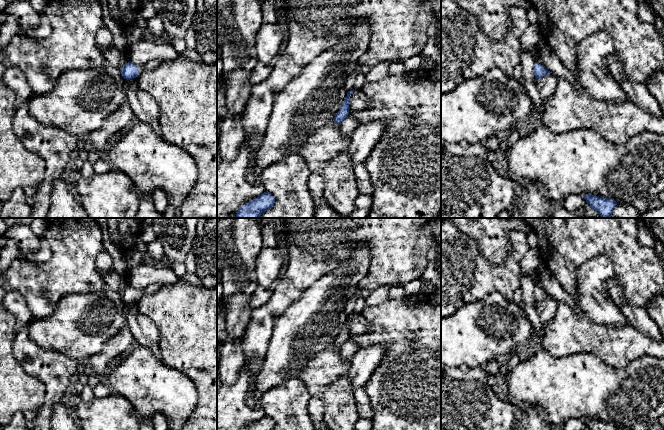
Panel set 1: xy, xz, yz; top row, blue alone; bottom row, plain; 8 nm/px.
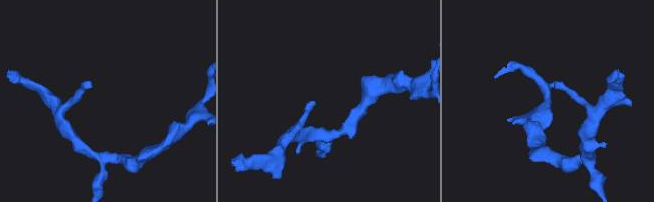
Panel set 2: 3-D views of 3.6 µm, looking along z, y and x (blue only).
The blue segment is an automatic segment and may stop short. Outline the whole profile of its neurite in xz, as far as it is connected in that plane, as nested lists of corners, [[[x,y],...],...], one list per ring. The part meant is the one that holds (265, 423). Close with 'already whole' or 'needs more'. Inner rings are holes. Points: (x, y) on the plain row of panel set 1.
[[[264,416],[257,422],[245,427],[242,430],[273,430],[274,427],[275,422],[271,418]]] | already whole

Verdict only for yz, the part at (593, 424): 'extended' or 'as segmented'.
as segmented

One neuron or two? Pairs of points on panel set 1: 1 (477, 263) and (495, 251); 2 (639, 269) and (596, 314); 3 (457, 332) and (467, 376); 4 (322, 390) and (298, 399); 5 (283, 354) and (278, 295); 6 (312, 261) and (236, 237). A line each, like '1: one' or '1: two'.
1: two
2: two
3: two
4: two
5: two
6: two

